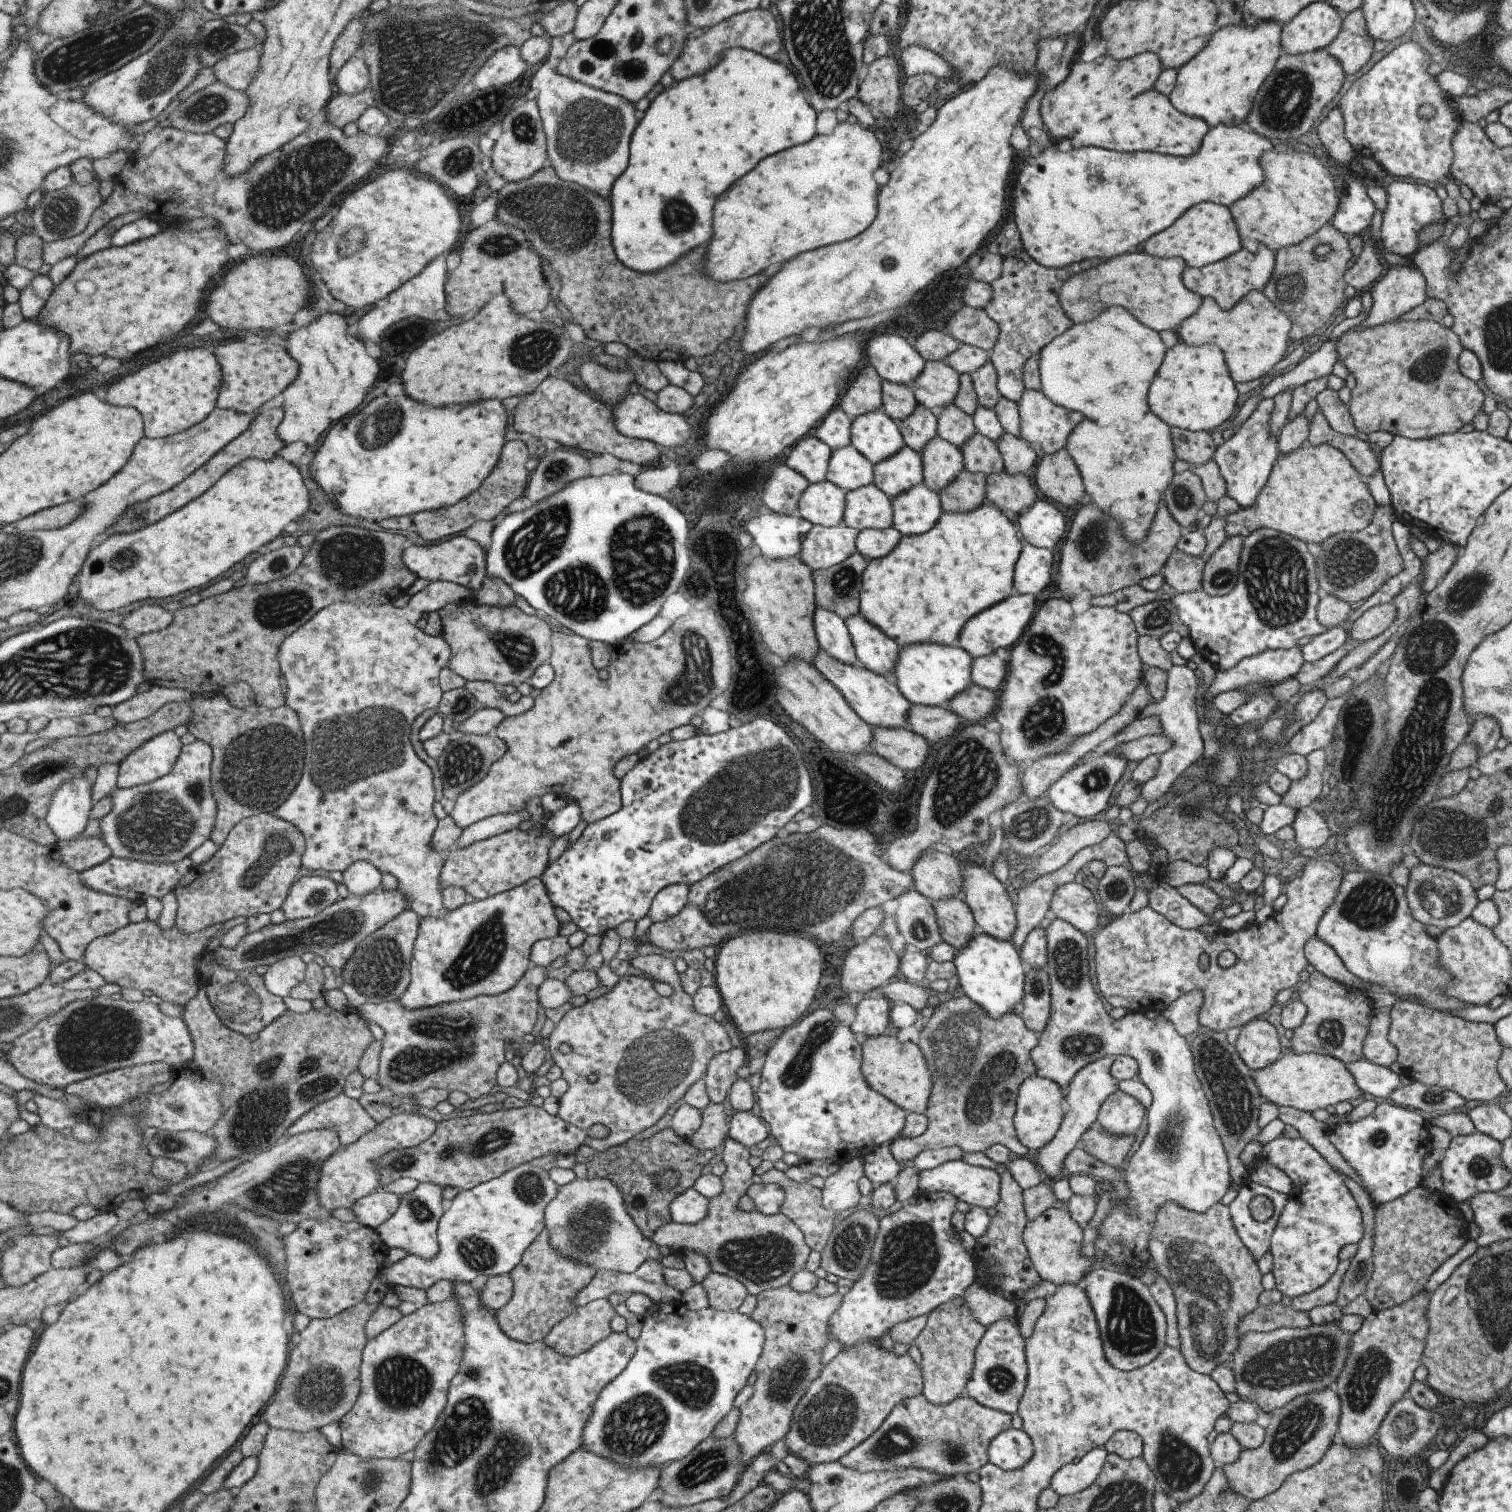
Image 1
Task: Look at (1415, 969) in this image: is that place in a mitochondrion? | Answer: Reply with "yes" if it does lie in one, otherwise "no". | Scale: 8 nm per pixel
no

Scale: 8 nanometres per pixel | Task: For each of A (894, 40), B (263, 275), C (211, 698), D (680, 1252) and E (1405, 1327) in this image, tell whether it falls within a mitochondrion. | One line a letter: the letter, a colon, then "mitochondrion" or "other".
A: other
B: other
C: other
D: other
E: other

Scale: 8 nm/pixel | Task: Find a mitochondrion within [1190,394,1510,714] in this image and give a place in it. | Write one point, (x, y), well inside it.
(1278, 598)

